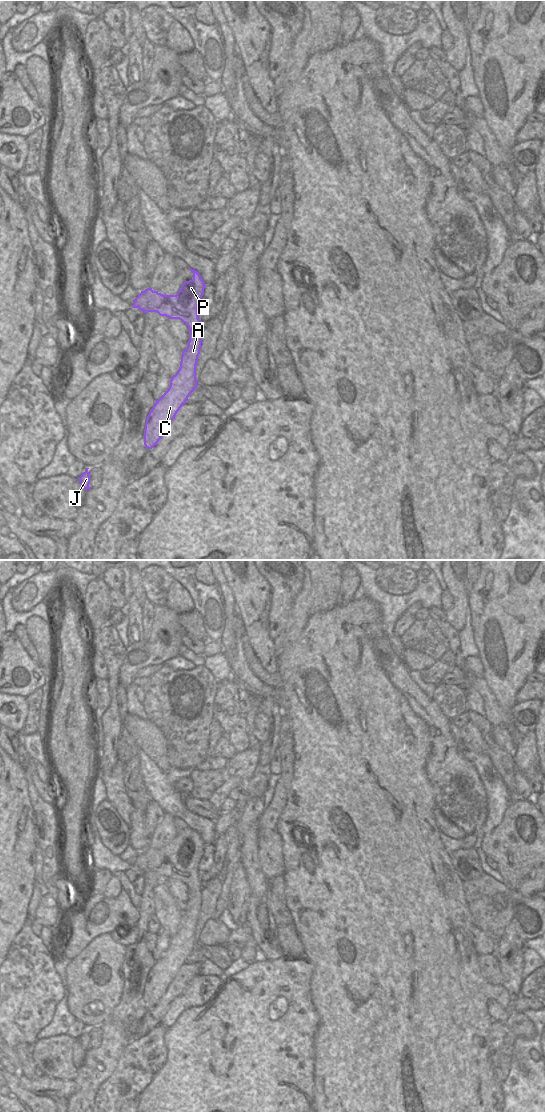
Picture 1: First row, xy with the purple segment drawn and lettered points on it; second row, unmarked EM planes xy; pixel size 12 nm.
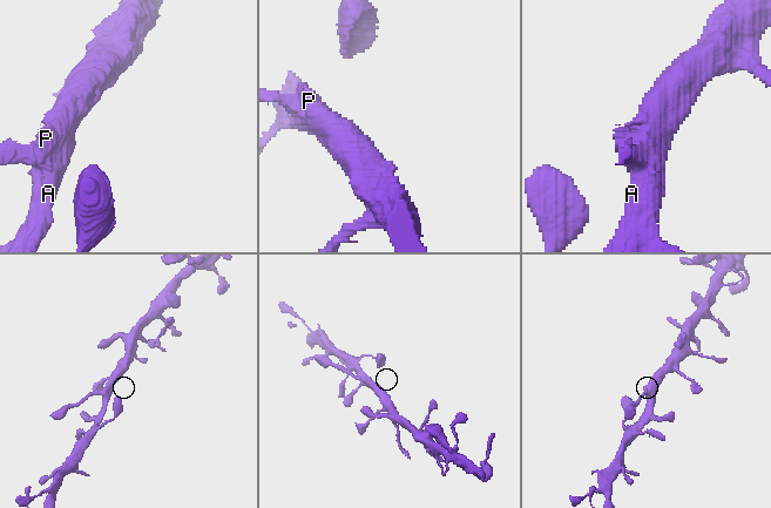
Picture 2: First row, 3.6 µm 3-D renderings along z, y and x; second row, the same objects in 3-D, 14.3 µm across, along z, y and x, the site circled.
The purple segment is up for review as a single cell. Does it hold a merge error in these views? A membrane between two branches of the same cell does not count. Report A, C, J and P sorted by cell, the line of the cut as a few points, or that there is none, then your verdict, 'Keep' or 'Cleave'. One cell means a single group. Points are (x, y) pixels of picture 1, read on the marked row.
Groups: A C J P. No split. Keep

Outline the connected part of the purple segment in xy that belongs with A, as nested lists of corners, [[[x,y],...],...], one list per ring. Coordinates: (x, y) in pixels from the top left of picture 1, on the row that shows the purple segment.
[[[189,268],[193,273],[192,280],[185,281],[176,295],[163,295],[152,288],[147,288],[133,300],[133,308],[140,309],[143,313],[157,312],[160,316],[166,316],[169,319],[179,319],[188,326],[189,341],[187,348],[182,351],[180,367],[170,380],[168,390],[158,399],[150,410],[145,423],[144,429],[144,445],[148,449],[152,449],[166,432],[169,424],[175,418],[177,412],[183,404],[186,403],[190,394],[197,387],[196,365],[201,348],[201,331],[202,321],[198,318],[198,305],[204,294],[205,283],[200,274]]]

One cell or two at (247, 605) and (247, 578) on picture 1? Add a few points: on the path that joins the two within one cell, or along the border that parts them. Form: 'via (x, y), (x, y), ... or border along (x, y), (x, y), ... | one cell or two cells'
via (247, 598), (247, 585) | one cell

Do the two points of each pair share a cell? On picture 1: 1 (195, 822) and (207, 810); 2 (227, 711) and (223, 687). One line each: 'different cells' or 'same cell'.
1: different cells
2: same cell

